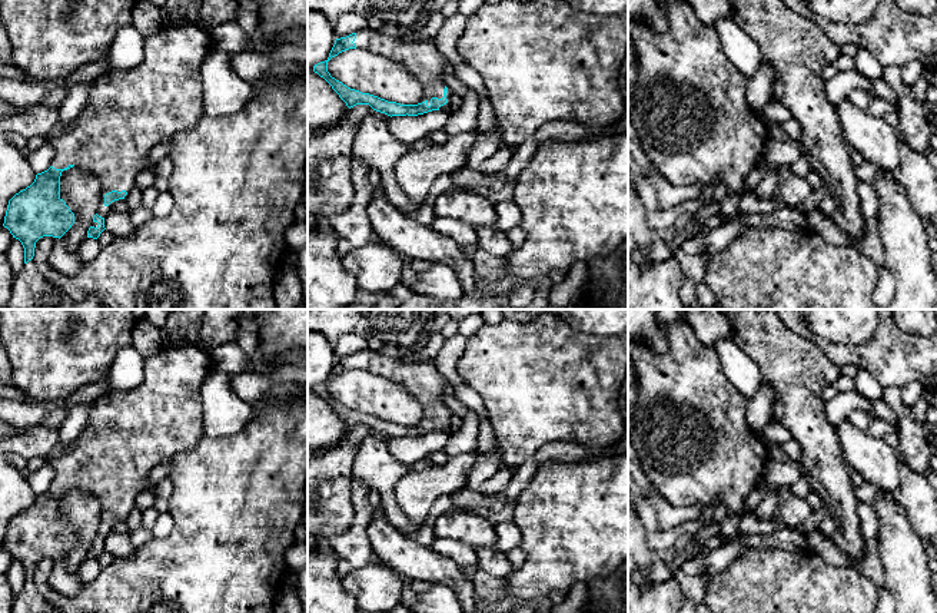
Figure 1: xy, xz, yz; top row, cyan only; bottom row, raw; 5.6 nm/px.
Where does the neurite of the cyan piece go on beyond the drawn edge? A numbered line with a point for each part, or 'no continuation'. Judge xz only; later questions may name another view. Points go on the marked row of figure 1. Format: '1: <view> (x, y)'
1: xz (422, 58)

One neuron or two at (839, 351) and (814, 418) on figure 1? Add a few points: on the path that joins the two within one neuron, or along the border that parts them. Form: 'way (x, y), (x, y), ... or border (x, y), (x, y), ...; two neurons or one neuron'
border (810, 341), (839, 367); two neurons

